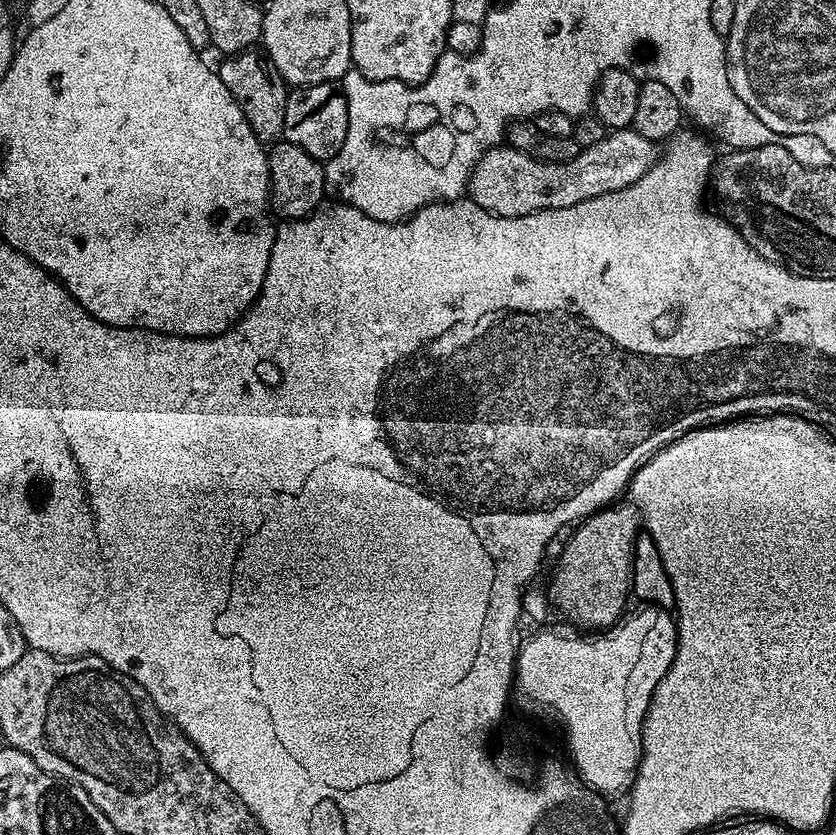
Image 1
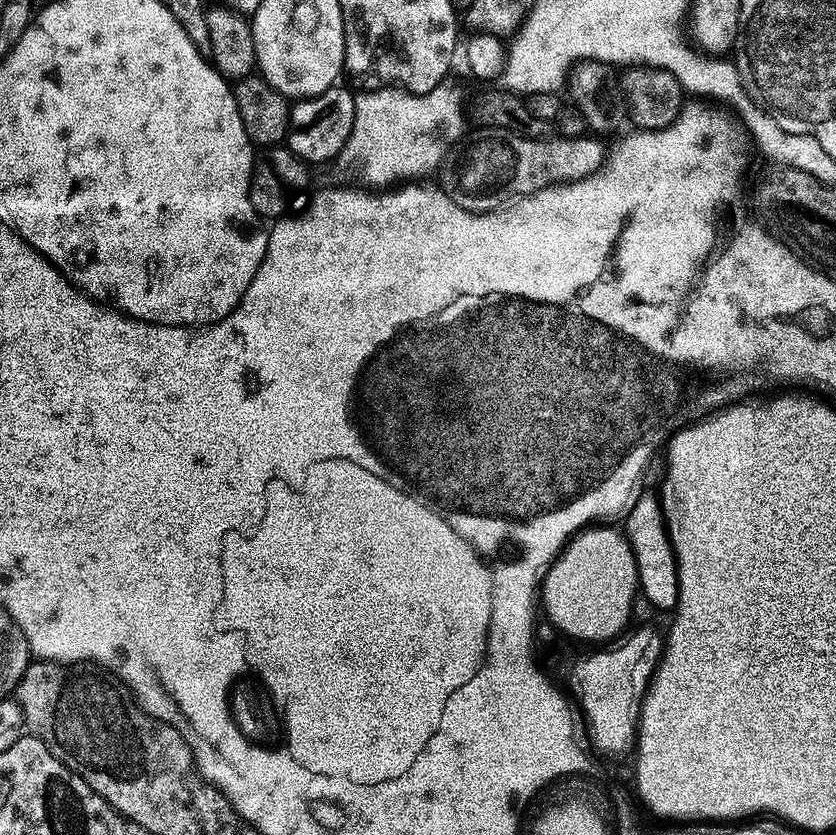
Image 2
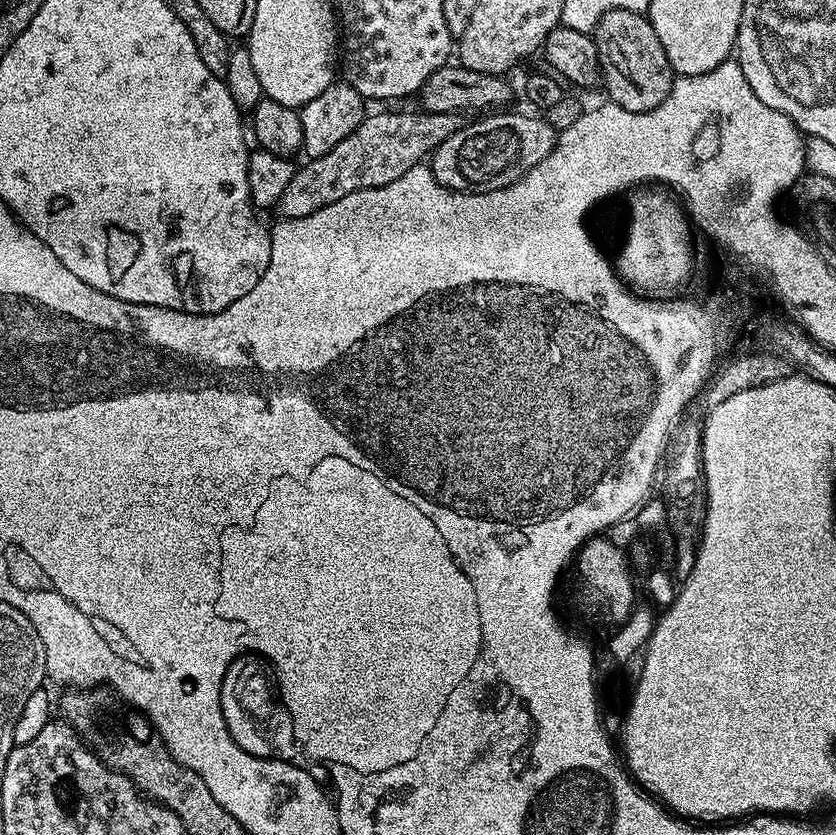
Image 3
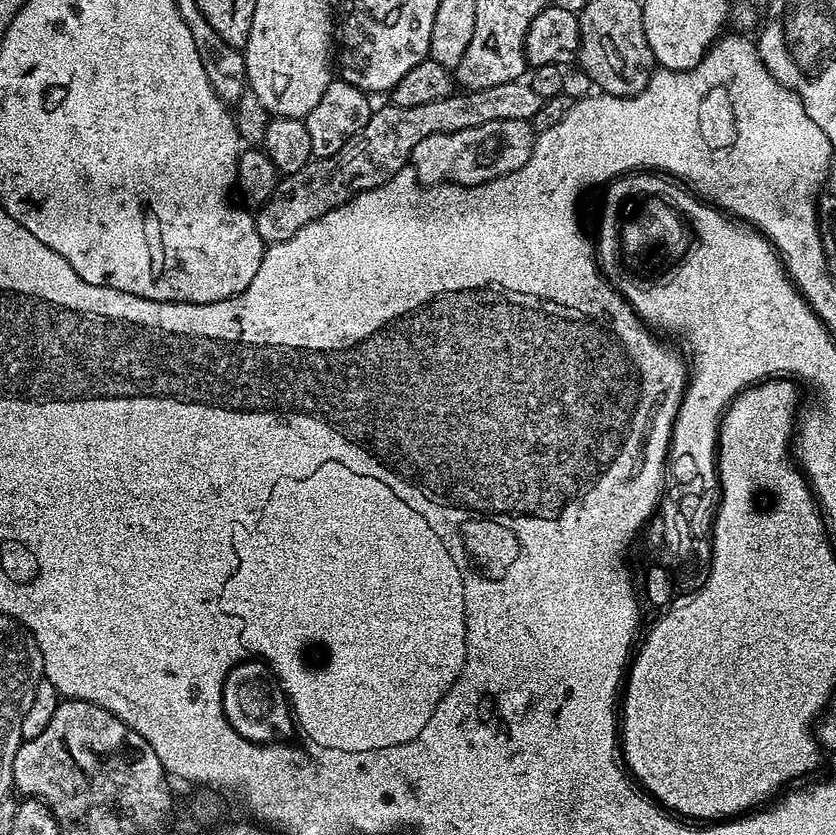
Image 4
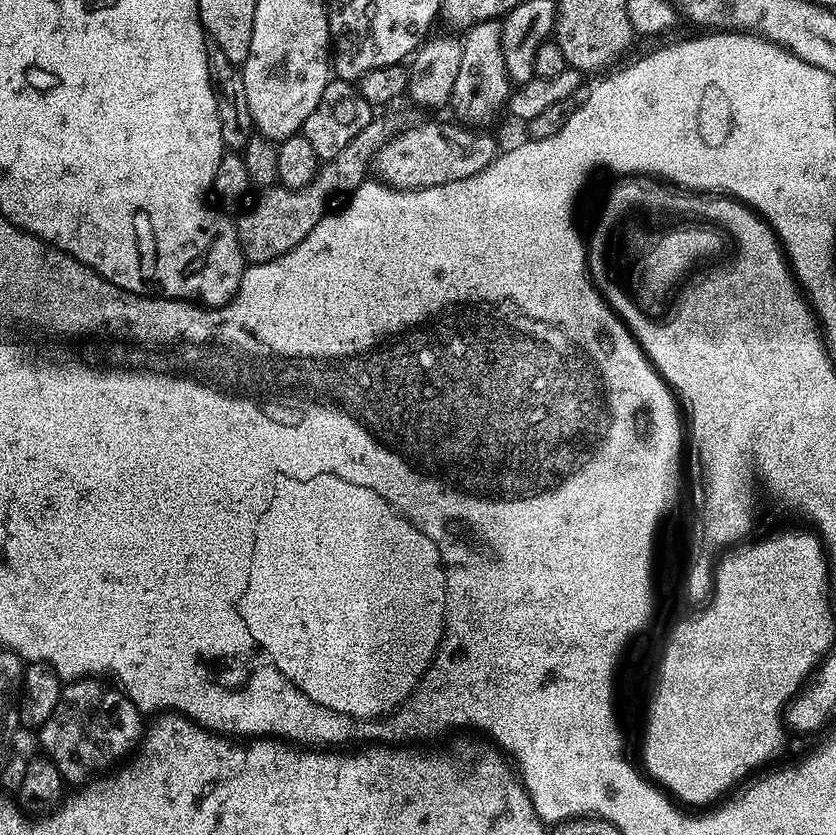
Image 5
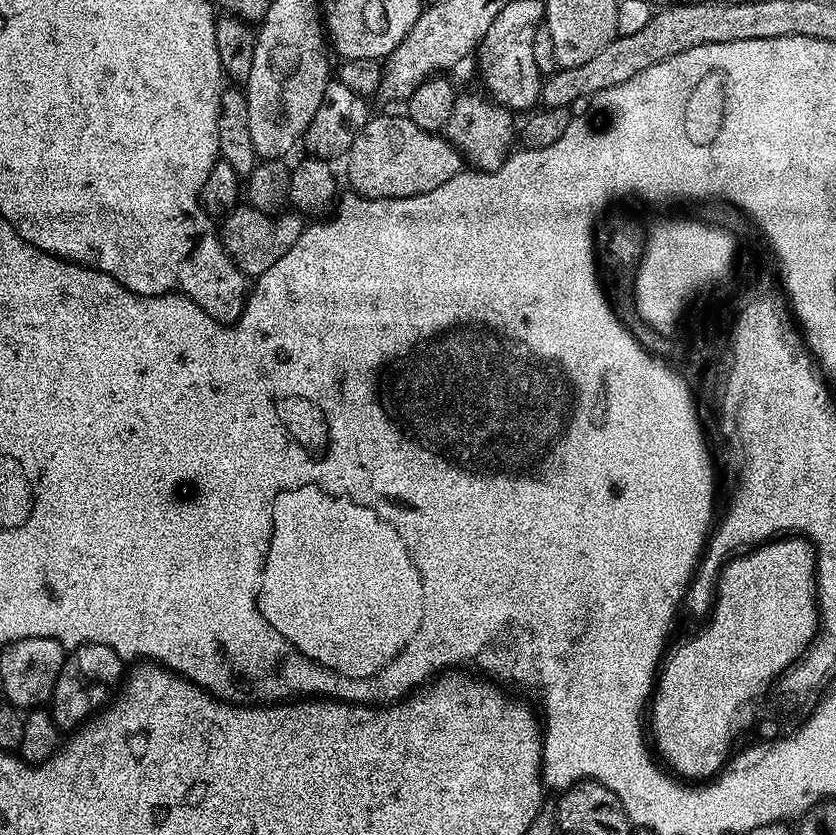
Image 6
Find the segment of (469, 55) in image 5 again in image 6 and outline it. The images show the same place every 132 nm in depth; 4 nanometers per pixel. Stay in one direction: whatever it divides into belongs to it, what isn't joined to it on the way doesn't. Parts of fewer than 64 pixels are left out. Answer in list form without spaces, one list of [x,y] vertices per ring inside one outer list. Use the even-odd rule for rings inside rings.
[[[479,91],[468,92],[457,95],[454,102],[454,110],[450,110],[450,122],[443,128],[443,135],[452,143],[457,152],[465,161],[468,160],[473,164],[473,169],[479,170],[484,174],[491,174],[498,166],[502,166],[504,161],[508,159],[510,153],[513,151],[512,139],[517,139],[518,124],[512,121],[513,113],[505,108],[503,104],[496,103],[495,100],[489,98],[487,95],[481,94]]]

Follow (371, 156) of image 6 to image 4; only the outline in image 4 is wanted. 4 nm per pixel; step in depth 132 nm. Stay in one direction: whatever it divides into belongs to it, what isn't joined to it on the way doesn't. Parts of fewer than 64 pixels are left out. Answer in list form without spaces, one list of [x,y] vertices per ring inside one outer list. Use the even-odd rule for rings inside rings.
[[[499,120],[486,122],[482,126],[474,126],[466,130],[454,130],[450,134],[435,132],[430,138],[422,138],[418,146],[414,146],[410,167],[416,172],[416,179],[421,184],[491,184],[494,178],[504,176],[507,172],[526,166],[532,156],[534,133],[527,120]]]

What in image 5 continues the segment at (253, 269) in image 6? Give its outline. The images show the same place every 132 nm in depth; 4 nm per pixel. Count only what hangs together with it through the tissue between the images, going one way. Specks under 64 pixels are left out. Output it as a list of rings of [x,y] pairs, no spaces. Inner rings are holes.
[[[390,117],[374,118],[333,160],[325,160],[317,170],[315,178],[301,188],[272,186],[255,197],[254,203],[235,221],[236,233],[248,264],[270,262],[298,246],[314,226],[329,211],[328,199],[337,192],[347,197],[368,179],[368,163],[375,161],[384,145],[396,135],[398,125]]]

